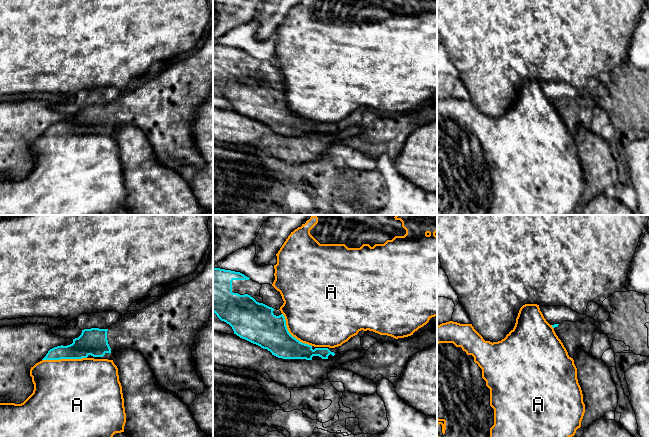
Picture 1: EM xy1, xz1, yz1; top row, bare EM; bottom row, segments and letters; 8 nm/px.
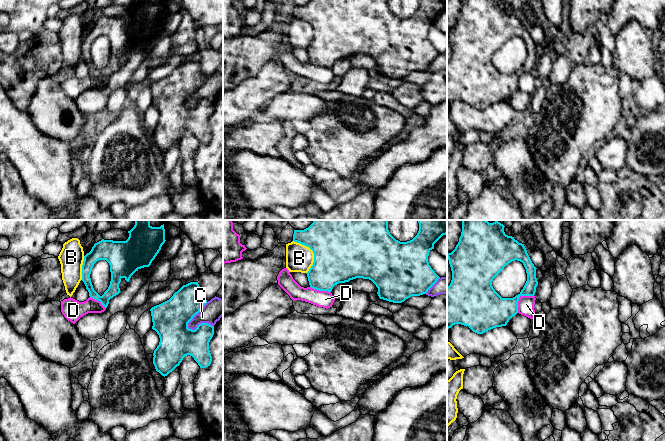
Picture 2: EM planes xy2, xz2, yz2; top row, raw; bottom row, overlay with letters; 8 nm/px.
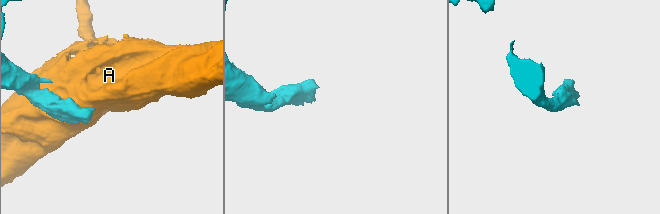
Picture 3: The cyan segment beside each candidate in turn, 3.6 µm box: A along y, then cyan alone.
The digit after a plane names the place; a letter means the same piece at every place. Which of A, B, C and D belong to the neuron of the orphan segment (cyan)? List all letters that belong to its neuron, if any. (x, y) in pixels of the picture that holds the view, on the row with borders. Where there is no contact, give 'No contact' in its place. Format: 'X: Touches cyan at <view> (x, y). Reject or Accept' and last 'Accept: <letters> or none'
A: Touches cyan at xy1 (64, 358). Reject
B: Touches cyan at xz2 (313, 252). Reject
C: Touches cyan at xy2 (194, 315). Reject
D: Touches cyan at yz2 (519, 297). Reject
Accept: none

